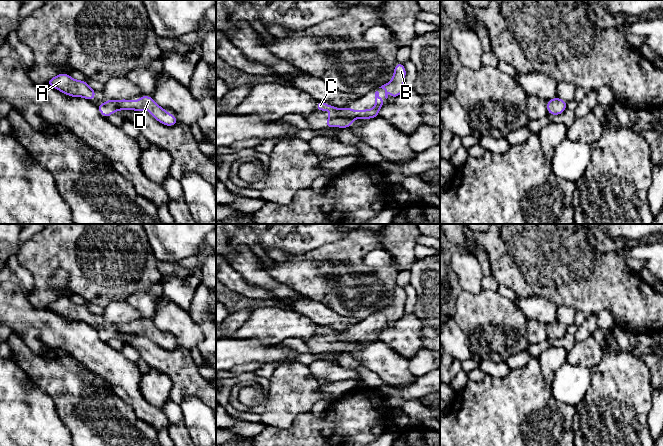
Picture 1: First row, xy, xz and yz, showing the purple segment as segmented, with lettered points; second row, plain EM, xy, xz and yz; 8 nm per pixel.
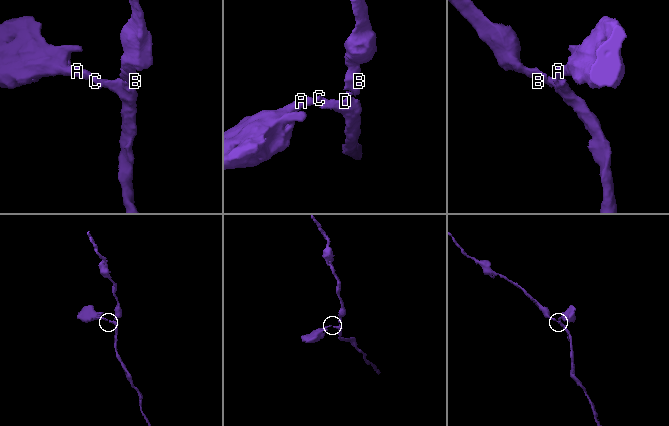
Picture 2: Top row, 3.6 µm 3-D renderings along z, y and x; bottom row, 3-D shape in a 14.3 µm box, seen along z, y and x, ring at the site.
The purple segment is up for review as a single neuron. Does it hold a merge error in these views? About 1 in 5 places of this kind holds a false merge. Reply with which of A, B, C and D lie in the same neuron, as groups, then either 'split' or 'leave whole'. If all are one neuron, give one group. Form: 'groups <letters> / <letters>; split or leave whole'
groups A B C D; leave whole

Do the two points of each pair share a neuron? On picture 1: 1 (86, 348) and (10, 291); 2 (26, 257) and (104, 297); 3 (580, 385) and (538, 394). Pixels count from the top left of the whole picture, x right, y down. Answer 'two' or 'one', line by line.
1: one
2: one
3: two

